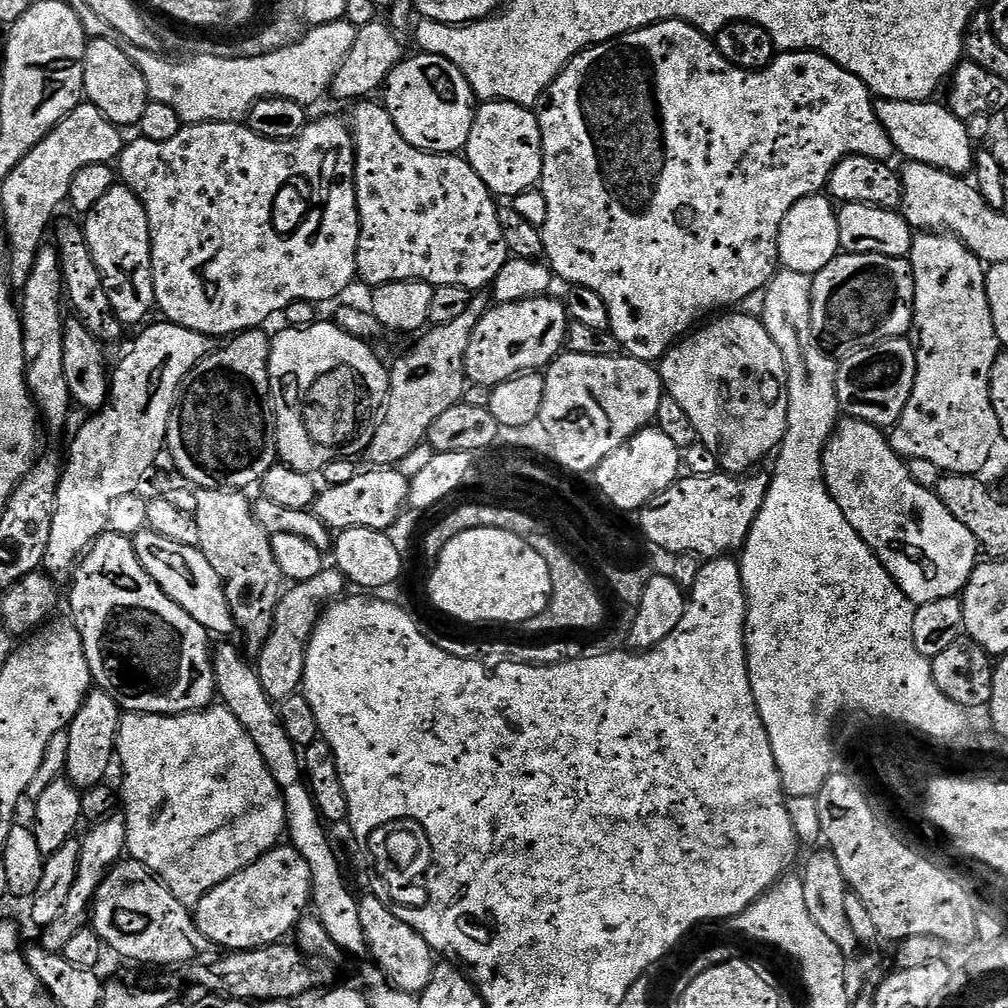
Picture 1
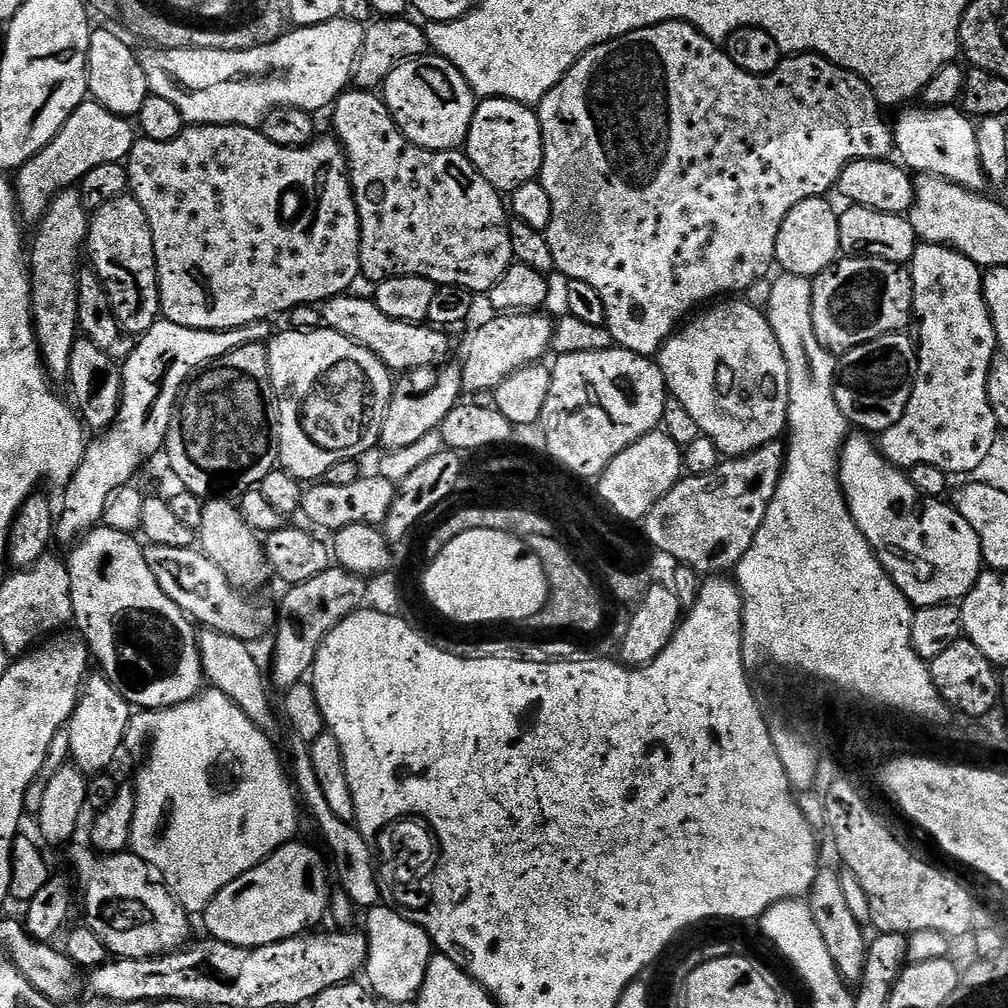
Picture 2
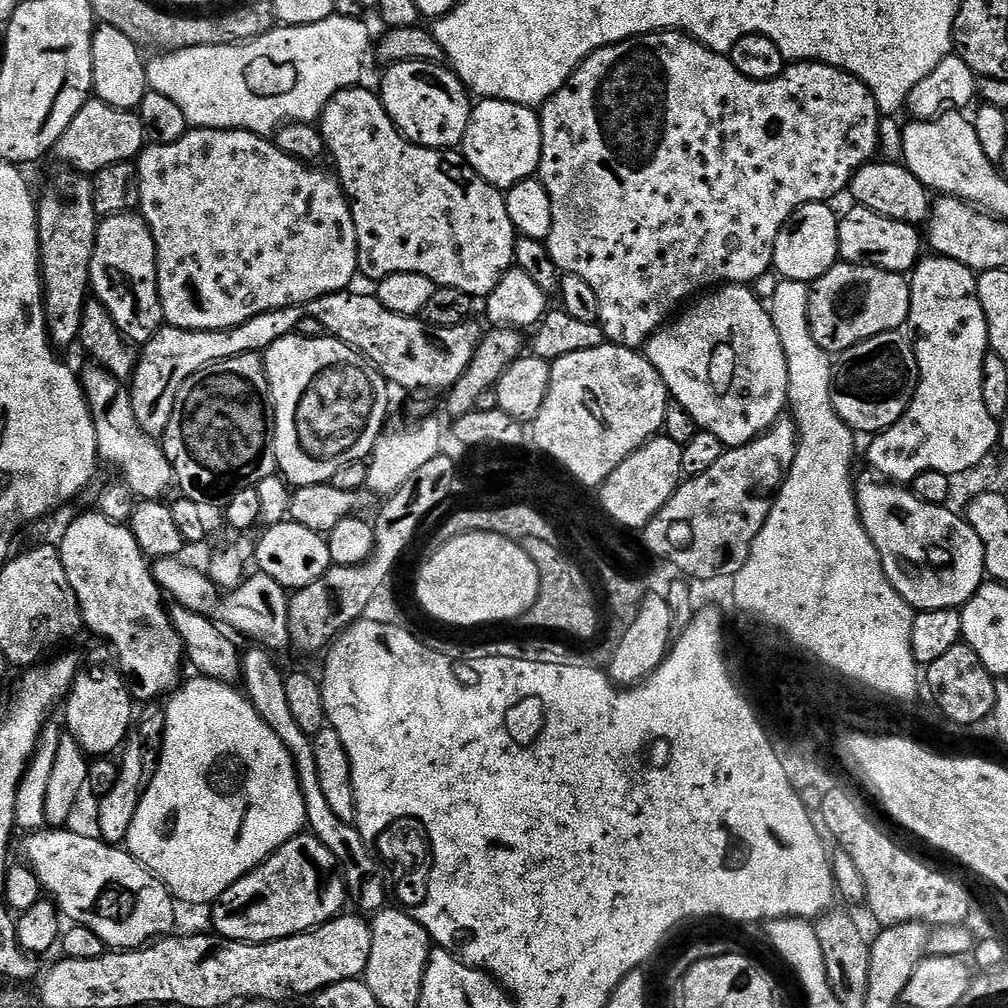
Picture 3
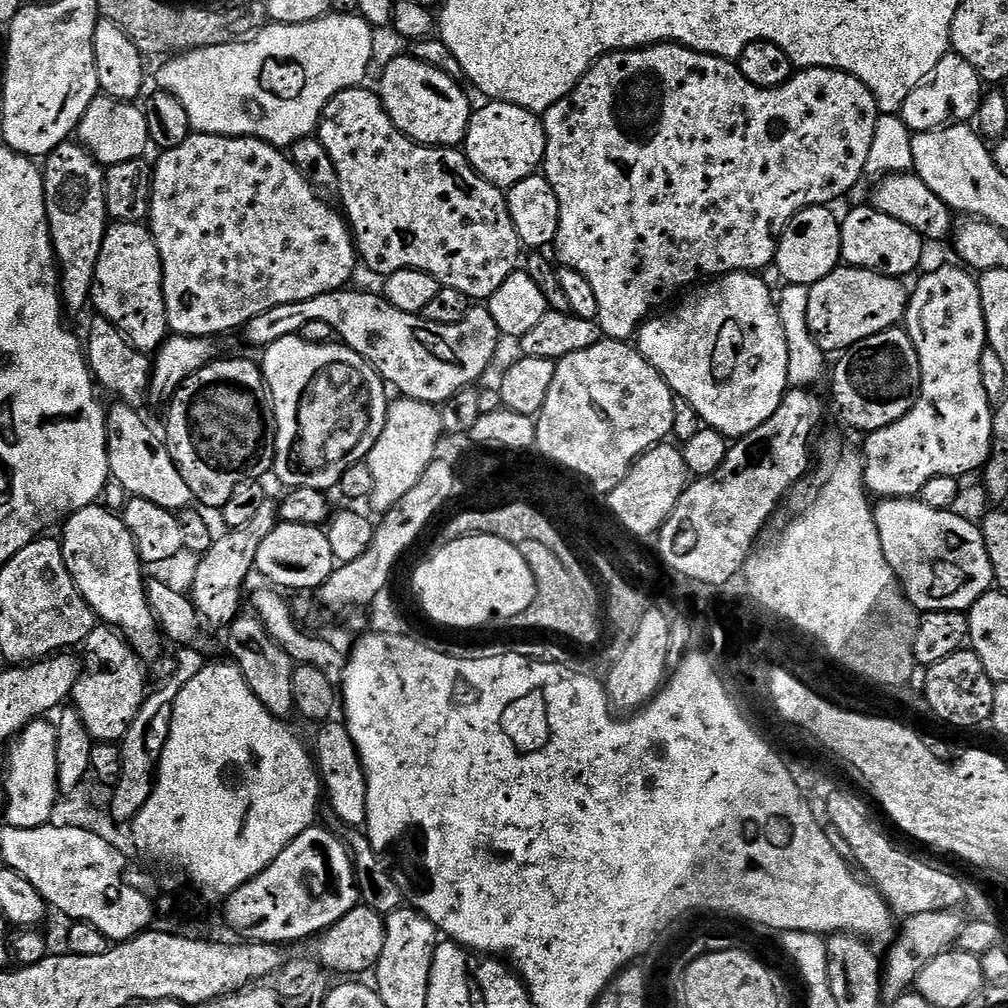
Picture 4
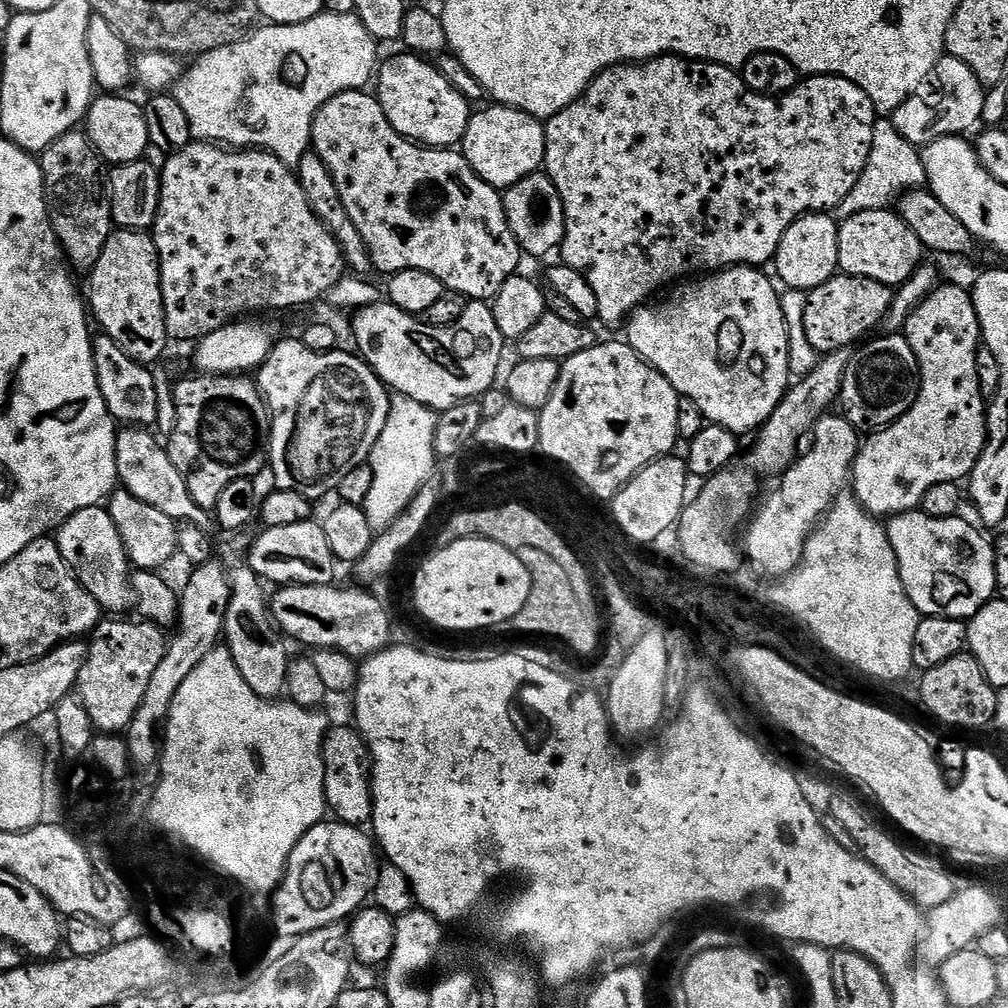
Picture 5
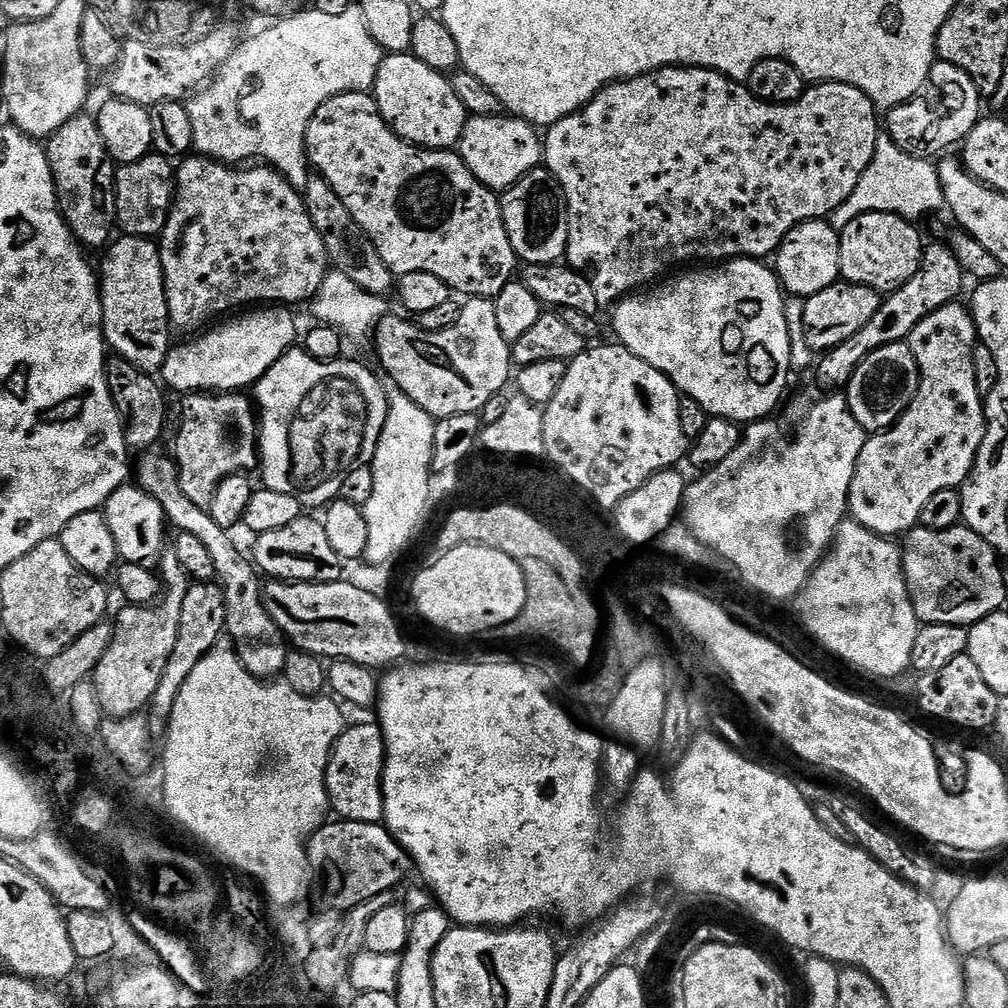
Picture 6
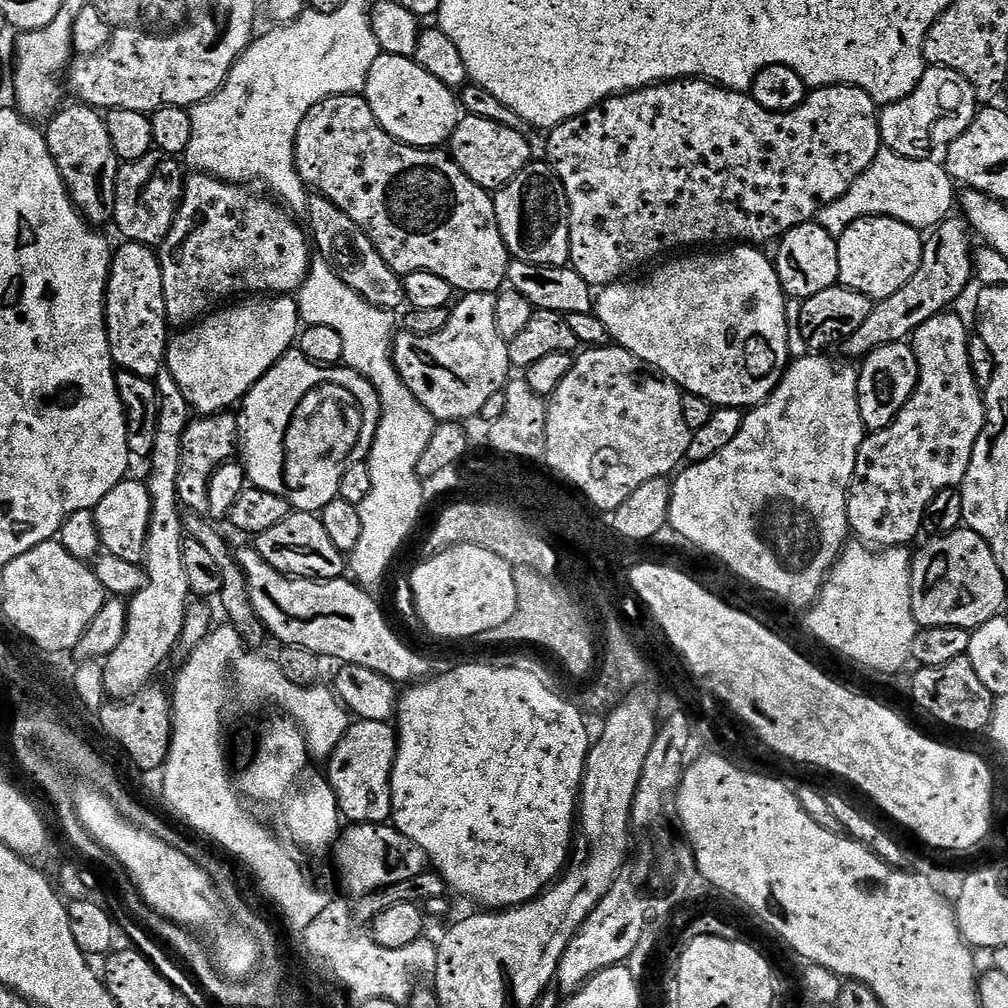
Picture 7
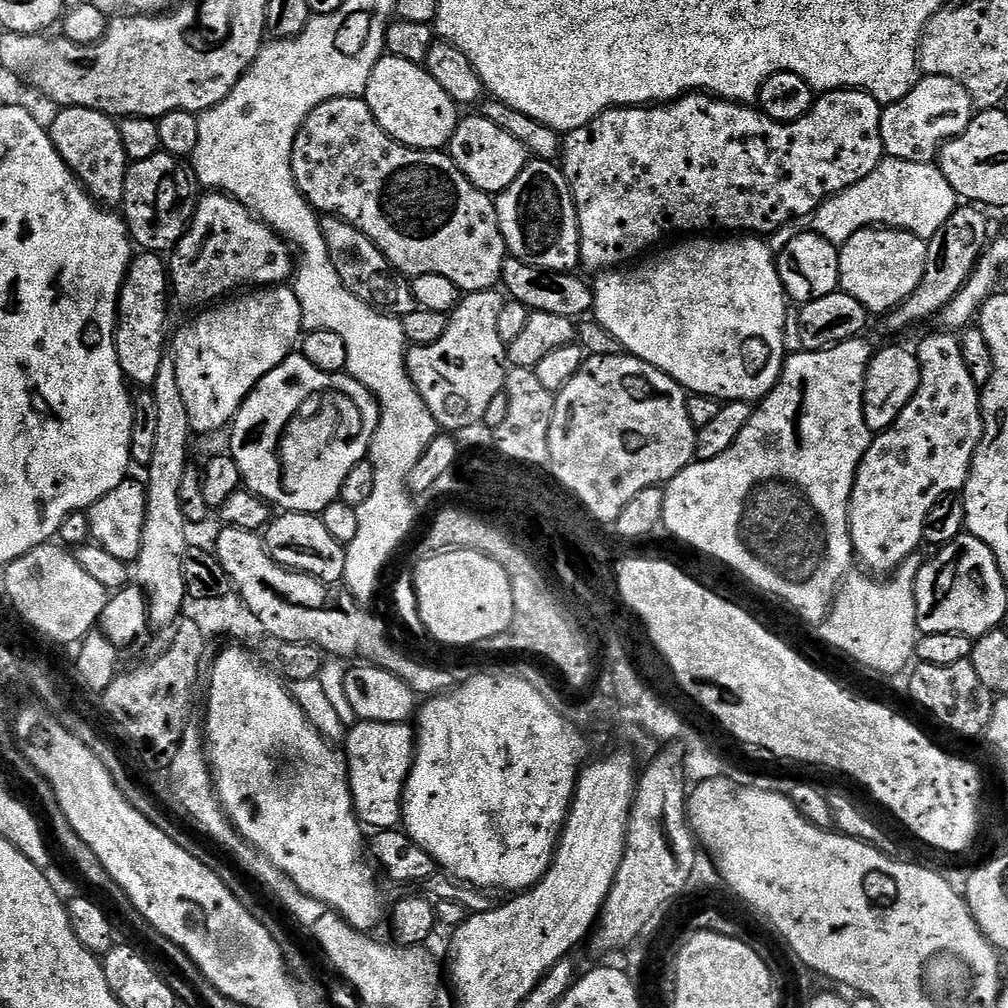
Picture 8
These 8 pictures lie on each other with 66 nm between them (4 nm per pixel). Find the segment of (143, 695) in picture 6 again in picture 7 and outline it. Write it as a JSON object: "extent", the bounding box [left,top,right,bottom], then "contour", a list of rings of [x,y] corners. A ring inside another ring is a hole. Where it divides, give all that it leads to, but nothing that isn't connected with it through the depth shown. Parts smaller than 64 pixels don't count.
{"extent":[103,370,194,700],"contour":[[[167,370],[160,372],[154,378],[154,383],[160,409],[150,457],[152,473],[146,476],[152,503],[150,530],[142,565],[147,580],[144,588],[127,601],[126,632],[122,641],[118,642],[117,649],[112,650],[103,661],[104,691],[116,700],[134,697],[153,683],[152,678],[178,645],[190,607],[190,582],[186,582],[186,569],[182,563],[186,533],[185,513],[178,494],[178,474],[182,470],[182,438],[193,419],[194,409],[188,404],[186,394],[182,394],[178,382],[174,382],[174,374]]]}

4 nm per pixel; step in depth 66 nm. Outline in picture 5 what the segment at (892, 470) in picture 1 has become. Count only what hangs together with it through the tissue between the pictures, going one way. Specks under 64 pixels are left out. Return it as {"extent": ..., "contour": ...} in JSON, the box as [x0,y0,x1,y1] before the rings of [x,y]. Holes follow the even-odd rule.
{"extent":[887,510,997,622],"contour":[[[919,510],[903,512],[902,515],[891,517],[887,521],[888,541],[896,555],[904,593],[910,598],[910,602],[914,602],[921,617],[945,616],[967,622],[974,614],[978,614],[978,610],[982,610],[982,606],[989,604],[997,595],[996,549],[990,540],[988,544],[987,538],[983,536],[985,533],[975,523],[973,524],[959,515],[950,518],[934,518]]]}

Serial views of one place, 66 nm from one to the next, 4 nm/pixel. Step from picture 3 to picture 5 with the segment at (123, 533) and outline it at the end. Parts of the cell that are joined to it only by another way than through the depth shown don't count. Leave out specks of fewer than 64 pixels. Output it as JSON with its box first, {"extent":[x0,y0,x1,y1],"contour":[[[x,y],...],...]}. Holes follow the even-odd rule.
{"extent":[55,505,131,614],"contour":[[[101,505],[87,507],[74,513],[61,524],[55,537],[58,550],[80,584],[99,602],[101,609],[112,614],[122,614],[131,605],[130,565],[124,543],[107,509]]]}

